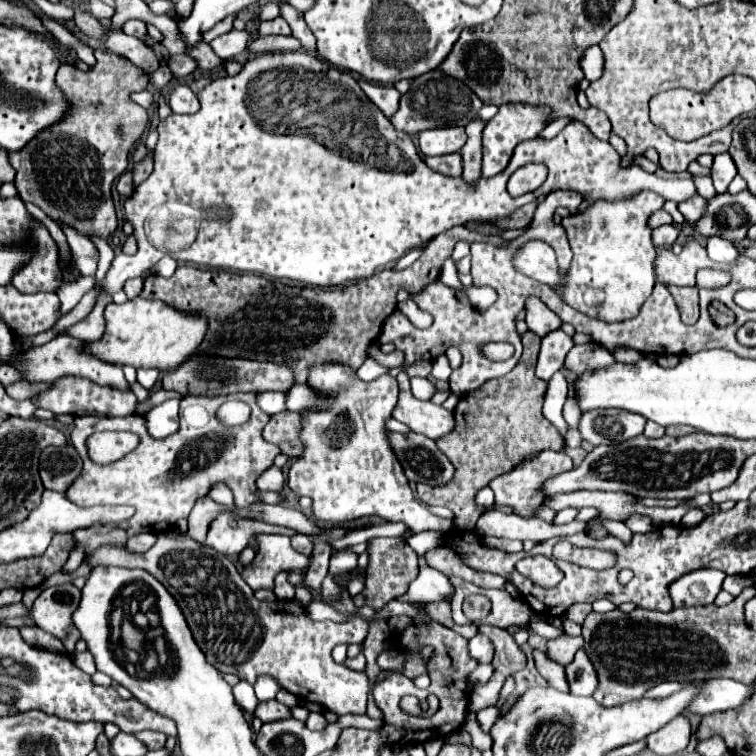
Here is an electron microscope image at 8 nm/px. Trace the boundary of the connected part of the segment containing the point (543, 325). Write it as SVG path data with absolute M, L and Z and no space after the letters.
M529 296L525 302L525 322L527 322L527 328L537 336L545 336L561 328L561 320L555 318L553 312L535 296Z

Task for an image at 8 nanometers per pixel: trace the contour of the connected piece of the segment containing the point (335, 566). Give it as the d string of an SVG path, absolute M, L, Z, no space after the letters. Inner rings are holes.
M337 550L331 554L329 572L331 574L343 574L357 566L357 554L353 550Z

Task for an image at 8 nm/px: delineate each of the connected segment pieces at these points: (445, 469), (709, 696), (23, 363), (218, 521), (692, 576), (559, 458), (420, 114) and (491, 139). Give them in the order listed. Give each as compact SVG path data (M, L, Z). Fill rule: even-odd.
M387 432L387 442L403 466L407 480L425 482L431 486L447 484L447 480L451 480L455 468L447 456L439 452L435 440L413 432Z
M713 678L707 680L707 688L703 688L703 696L687 708L687 712L693 714L711 714L711 712L725 712L731 708L737 708L753 694L751 686L745 686L741 682L729 680L729 678Z
M59 334L57 338L53 338L51 342L47 342L43 346L29 348L27 352L17 352L9 364L19 368L27 376L27 380L31 380L31 382L51 382L51 380L57 380L59 376L71 374L71 376L87 376L89 380L95 380L99 384L111 384L111 386L123 388L123 390L129 388L121 366L111 366L111 364L101 362L99 358L95 358L93 354L89 354L85 350L83 340L77 340L69 334Z
M219 514L211 524L207 540L203 542L203 546L209 546L223 556L233 556L235 558L247 548L247 544L251 542L251 538L257 532L287 536L287 530L277 528L277 525L237 518L233 514Z
M707 568L683 574L669 586L669 596L673 600L673 608L713 604L713 600L721 592L723 580L725 580L723 572L707 570Z
M543 450L543 452L539 452L539 456L533 456L531 460L523 460L523 464L517 464L511 472L497 476L489 484L495 492L495 504L515 508L517 516L531 516L533 508L543 504L543 496L535 496L535 492L539 492L539 484L543 484L543 480L547 480L551 476L557 476L559 472L565 472L567 468L573 468L573 462L569 456L565 456L563 452Z
M431 70L415 80L411 80L411 88L407 94L401 96L399 112L391 118L391 124L397 130L403 130L407 134L419 134L429 128L443 128L443 126L465 126L471 122L477 112L481 110L483 102L463 84L461 80L455 80L441 70Z
M503 104L499 106L499 112L487 122L483 134L483 150L485 150L485 167L481 169L483 178L491 178L499 172L503 172L509 164L509 158L519 142L525 142L527 138L535 138L545 126L547 126L547 114L549 108L531 108L525 104Z

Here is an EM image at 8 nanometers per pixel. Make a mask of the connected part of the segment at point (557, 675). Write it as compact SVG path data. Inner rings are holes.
M535 650L533 652L535 658L535 666L539 670L539 674L547 680L547 684L559 692L569 692L569 684L567 684L567 676L565 676L565 668L559 664L553 664L553 660L547 660L545 652Z

